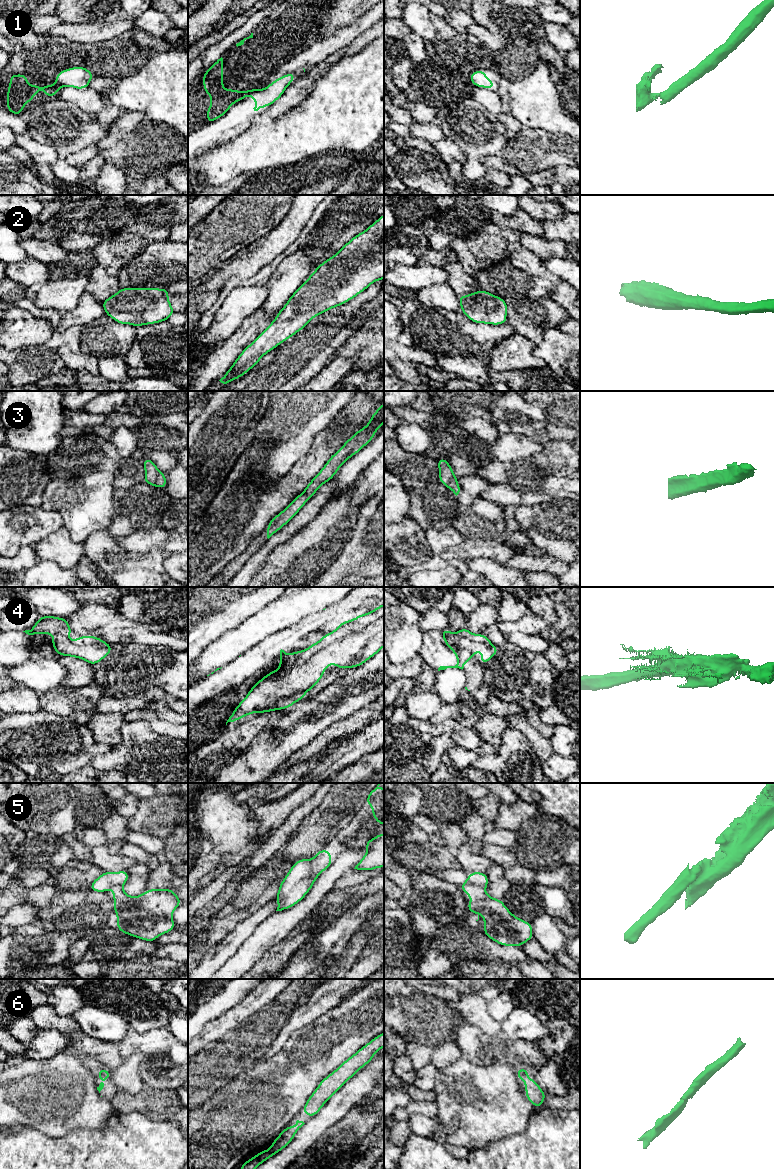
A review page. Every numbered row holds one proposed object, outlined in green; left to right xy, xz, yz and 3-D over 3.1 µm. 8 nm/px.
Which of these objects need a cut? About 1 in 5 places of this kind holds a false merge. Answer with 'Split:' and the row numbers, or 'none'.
Split: 1, 5

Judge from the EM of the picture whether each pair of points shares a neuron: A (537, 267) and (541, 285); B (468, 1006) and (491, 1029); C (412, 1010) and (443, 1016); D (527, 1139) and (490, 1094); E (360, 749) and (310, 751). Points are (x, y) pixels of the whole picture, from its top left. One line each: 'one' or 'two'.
A: one
B: one
C: one
D: two
E: two

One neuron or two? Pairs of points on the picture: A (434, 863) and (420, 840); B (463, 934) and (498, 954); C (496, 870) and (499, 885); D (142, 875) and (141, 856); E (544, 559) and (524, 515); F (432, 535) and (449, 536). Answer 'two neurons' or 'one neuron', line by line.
A: one neuron
B: one neuron
C: one neuron
D: two neurons
E: two neurons
F: one neuron

